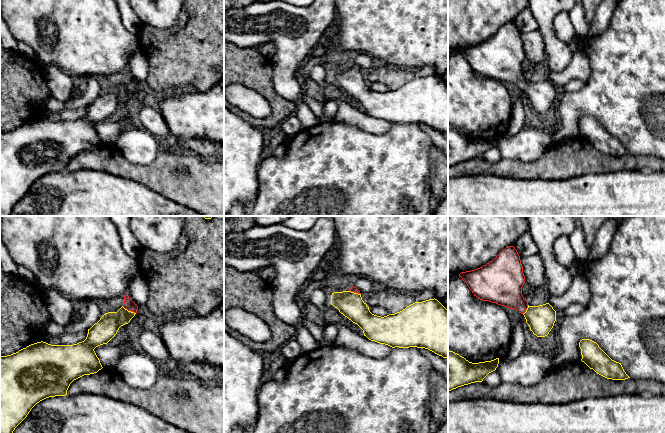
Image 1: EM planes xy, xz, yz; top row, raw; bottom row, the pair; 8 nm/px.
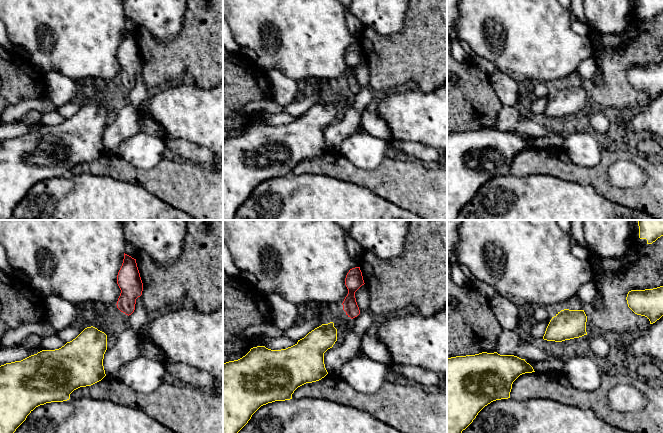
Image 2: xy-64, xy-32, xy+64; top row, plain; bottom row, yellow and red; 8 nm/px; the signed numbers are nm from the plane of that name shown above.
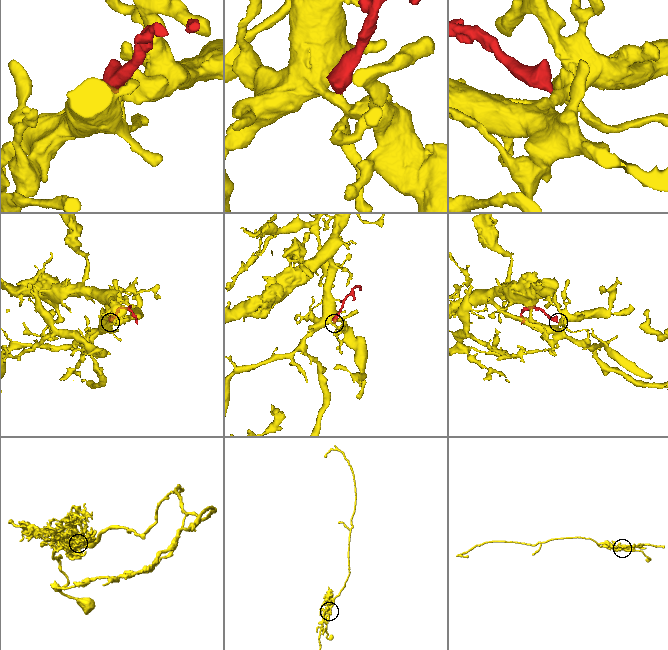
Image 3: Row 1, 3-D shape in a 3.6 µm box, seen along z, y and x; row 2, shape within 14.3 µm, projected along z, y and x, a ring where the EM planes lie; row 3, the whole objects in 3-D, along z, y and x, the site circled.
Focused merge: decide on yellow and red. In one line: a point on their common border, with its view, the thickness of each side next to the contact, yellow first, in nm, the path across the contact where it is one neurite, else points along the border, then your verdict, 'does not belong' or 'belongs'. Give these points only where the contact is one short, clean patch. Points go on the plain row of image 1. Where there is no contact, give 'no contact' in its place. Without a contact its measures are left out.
xy (129, 87) | 180/80 nm | across xy (106, 104), (114, 96), (129, 87), (128, 80) | belongs

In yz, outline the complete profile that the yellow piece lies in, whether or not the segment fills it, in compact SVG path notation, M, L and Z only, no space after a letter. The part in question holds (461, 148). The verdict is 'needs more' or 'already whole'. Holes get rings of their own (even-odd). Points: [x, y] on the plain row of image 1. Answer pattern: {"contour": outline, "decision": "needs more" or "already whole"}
{"contour": "M448 127L448 167L471 159L482 158L489 149L496 146L498 140L499 134L491 137L472 139L459 130Z", "decision": "already whole"}

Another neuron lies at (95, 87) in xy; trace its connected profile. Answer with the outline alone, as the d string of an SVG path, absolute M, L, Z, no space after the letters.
M95 76L88 77L88 86L84 93L76 93L71 99L65 102L66 109L77 109L90 105L105 90L103 81Z

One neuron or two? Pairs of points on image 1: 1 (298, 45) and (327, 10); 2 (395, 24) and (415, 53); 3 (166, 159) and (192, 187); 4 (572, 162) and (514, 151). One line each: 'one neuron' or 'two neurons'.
1: one neuron
2: one neuron
3: one neuron
4: two neurons

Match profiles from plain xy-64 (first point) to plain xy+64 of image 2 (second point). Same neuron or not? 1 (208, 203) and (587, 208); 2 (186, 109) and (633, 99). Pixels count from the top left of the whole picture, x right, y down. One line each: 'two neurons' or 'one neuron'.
1: two neurons
2: two neurons

